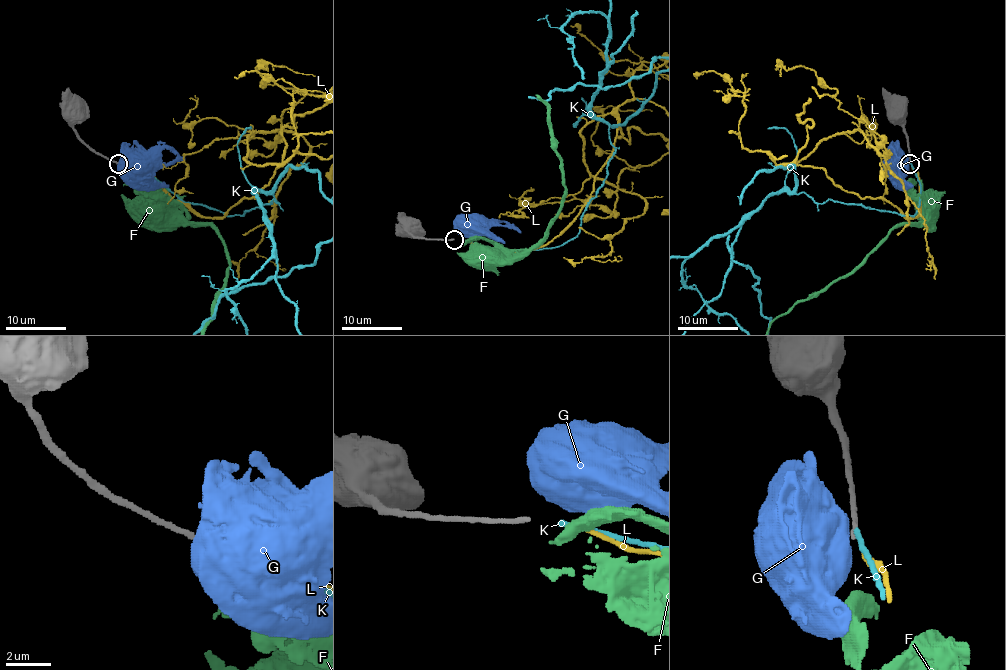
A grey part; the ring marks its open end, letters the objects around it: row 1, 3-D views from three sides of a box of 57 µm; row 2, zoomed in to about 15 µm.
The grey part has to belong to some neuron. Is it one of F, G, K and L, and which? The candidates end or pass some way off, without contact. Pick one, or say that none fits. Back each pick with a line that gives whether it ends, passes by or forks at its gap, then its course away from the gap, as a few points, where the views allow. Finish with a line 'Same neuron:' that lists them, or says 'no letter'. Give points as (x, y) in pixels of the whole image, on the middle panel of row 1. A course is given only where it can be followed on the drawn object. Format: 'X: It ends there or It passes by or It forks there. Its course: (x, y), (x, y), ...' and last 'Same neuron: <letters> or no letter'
Same neuron: no letter

